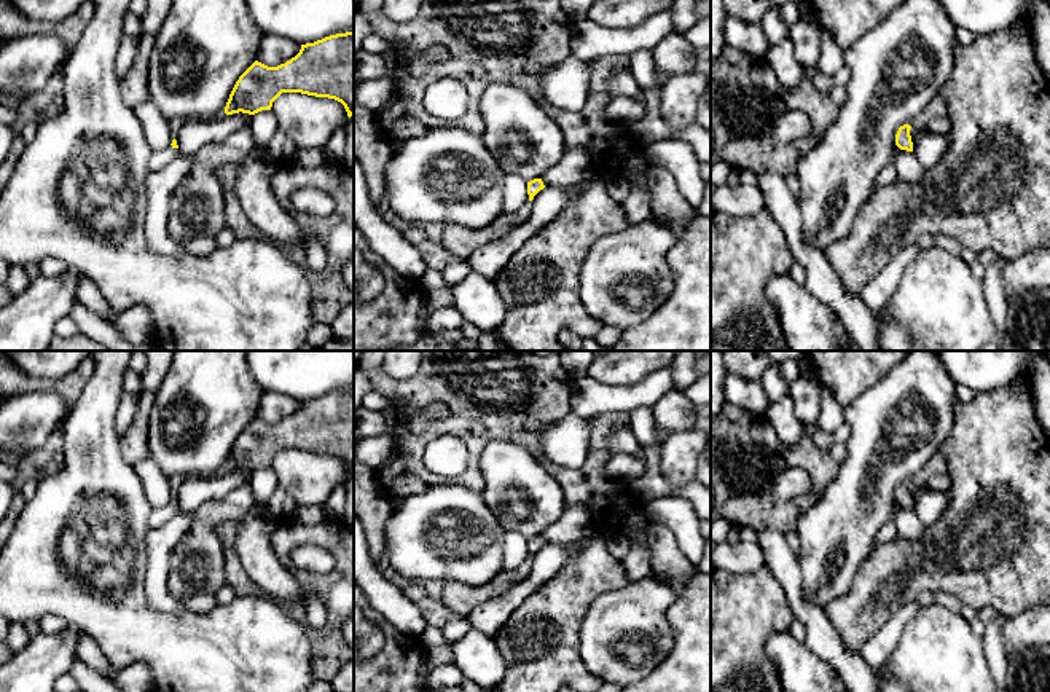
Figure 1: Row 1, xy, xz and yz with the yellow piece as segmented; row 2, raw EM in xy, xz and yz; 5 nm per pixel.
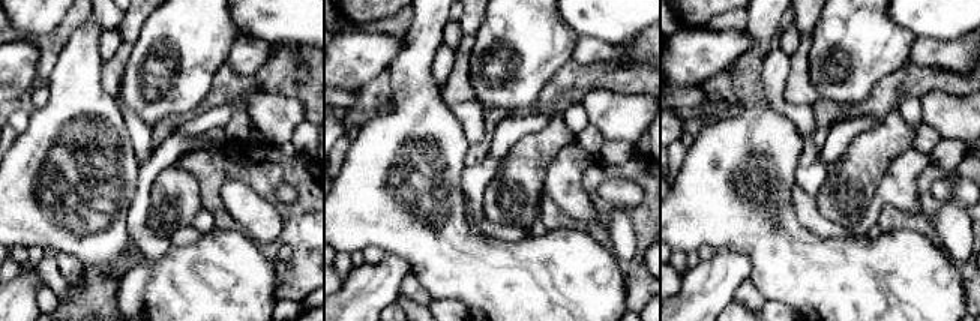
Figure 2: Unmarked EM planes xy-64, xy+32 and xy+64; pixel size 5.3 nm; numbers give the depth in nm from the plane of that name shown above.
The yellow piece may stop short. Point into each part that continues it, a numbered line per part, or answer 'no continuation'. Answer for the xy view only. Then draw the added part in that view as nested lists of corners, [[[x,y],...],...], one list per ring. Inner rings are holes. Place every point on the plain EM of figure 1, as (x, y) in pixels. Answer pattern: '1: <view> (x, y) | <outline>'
1: xy (158, 517) | [[[169,502],[163,509],[153,509],[151,515],[150,515],[150,520],[148,520],[150,528],[151,529],[159,528],[167,520],[170,520],[177,512],[178,512],[178,505],[174,505],[172,502]]]

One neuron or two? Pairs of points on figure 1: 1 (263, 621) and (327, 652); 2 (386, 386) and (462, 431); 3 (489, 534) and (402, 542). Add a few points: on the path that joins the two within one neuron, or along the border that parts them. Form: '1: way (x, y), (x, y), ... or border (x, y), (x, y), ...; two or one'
1: border (306, 629), (311, 672), (314, 675); two
2: way (410, 391), (440, 391), (456, 407); one
3: way (467, 536), (430, 536), (424, 541); one

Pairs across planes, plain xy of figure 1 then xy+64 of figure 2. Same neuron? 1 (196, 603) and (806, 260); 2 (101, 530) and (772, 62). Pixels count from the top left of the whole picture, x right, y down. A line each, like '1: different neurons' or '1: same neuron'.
1: different neurons
2: different neurons

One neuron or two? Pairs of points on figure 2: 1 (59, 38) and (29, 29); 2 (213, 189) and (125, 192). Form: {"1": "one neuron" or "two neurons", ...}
{"1": "two neurons", "2": "two neurons"}

